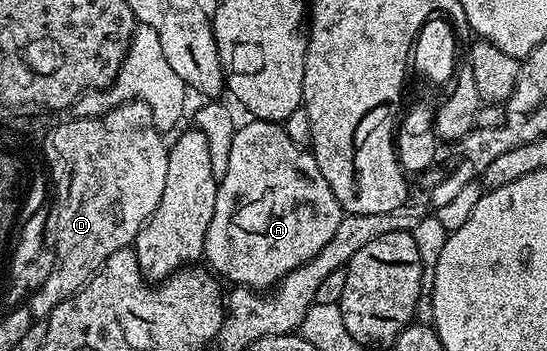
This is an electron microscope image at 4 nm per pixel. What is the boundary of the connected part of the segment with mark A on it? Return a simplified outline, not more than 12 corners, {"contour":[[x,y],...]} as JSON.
{"contour":[[284,125],[233,131],[203,258],[265,292],[341,206]]}

